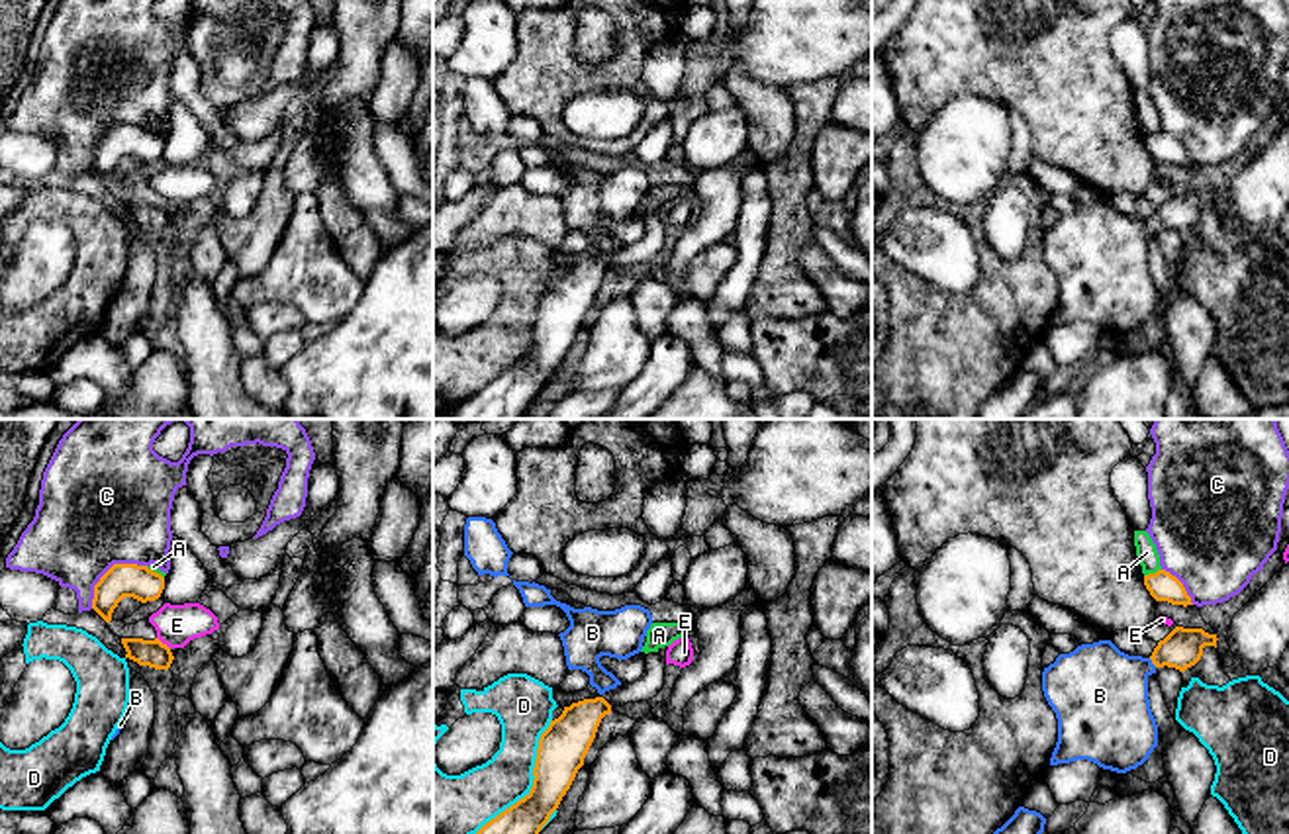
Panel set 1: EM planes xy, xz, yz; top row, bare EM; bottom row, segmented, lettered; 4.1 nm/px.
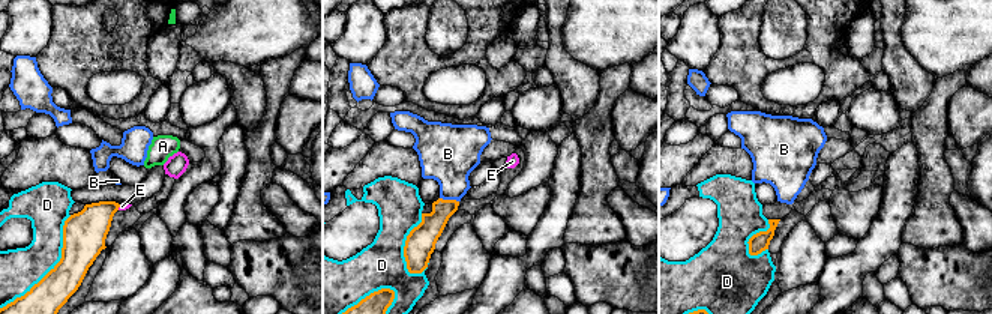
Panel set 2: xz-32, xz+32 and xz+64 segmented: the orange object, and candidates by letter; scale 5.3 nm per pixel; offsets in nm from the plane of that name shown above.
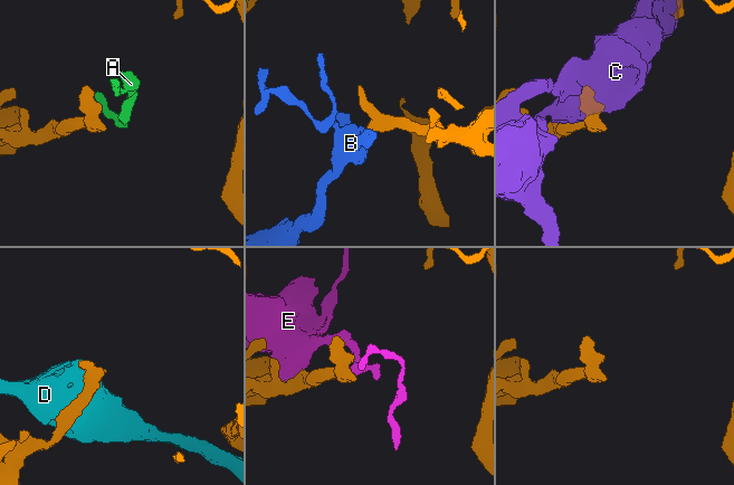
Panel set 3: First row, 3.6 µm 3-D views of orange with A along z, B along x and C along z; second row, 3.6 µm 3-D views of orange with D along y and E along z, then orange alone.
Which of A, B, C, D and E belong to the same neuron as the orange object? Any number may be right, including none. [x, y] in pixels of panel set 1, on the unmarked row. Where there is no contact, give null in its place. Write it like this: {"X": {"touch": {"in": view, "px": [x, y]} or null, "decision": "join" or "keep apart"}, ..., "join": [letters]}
{"A": {"touch": {"in": "yz", "px": [1152, 136]}, "decision": "keep apart"}, "B": {"touch": {"in": "yz", "px": [1152, 224]}, "decision": "join"}, "C": {"touch": {"in": "xy", "px": [108, 132]}, "decision": "keep apart"}, "D": {"touch": {"in": "xz", "px": [520, 361]}, "decision": "keep apart"}, "E": {"touch": {"in": "xy", "px": [161, 204]}, "decision": "keep apart"}, "join": ["B"]}

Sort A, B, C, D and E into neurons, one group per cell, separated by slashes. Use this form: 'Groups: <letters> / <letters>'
Groups: A / B / C / D / E

